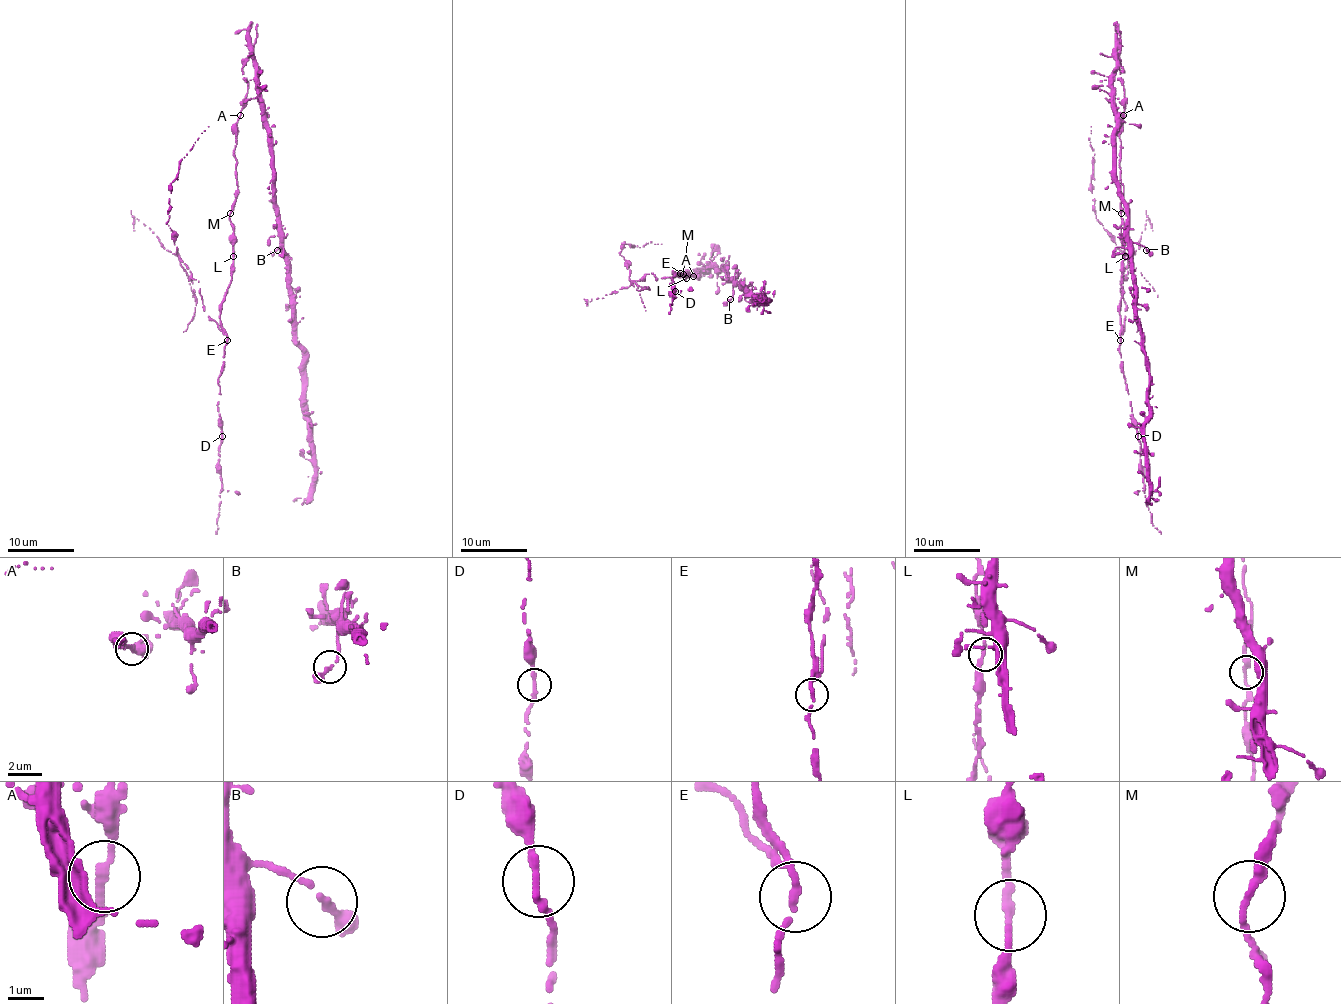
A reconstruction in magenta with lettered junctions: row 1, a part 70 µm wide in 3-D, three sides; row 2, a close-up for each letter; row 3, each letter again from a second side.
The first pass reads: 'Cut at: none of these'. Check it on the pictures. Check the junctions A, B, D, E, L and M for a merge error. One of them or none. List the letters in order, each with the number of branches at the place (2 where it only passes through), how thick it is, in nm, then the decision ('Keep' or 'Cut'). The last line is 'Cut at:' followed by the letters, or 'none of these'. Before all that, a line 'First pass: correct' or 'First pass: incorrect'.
First pass: incorrect
A: Branches: 2. Thickness 200 nm. Keep
B: Branches: 2. Thickness 190 nm. Keep
D: Branches: 2. Thickness 220 nm. Keep
E: Branches: 2. Thickness 200 nm. Cut
L: Branches: 2. Thickness 220 nm. Keep
M: Branches: 2. Thickness 240 nm. Keep
Cut at: E

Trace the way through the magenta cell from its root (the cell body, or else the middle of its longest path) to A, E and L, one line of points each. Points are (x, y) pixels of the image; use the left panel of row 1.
A: (245, 98), (240, 115)
E: (245, 98), (233, 150), (237, 198), (228, 216), (233, 230), (233, 271), (220, 311), (227, 339)
L: (245, 98), (233, 150), (237, 198), (228, 216), (233, 230), (233, 256)

